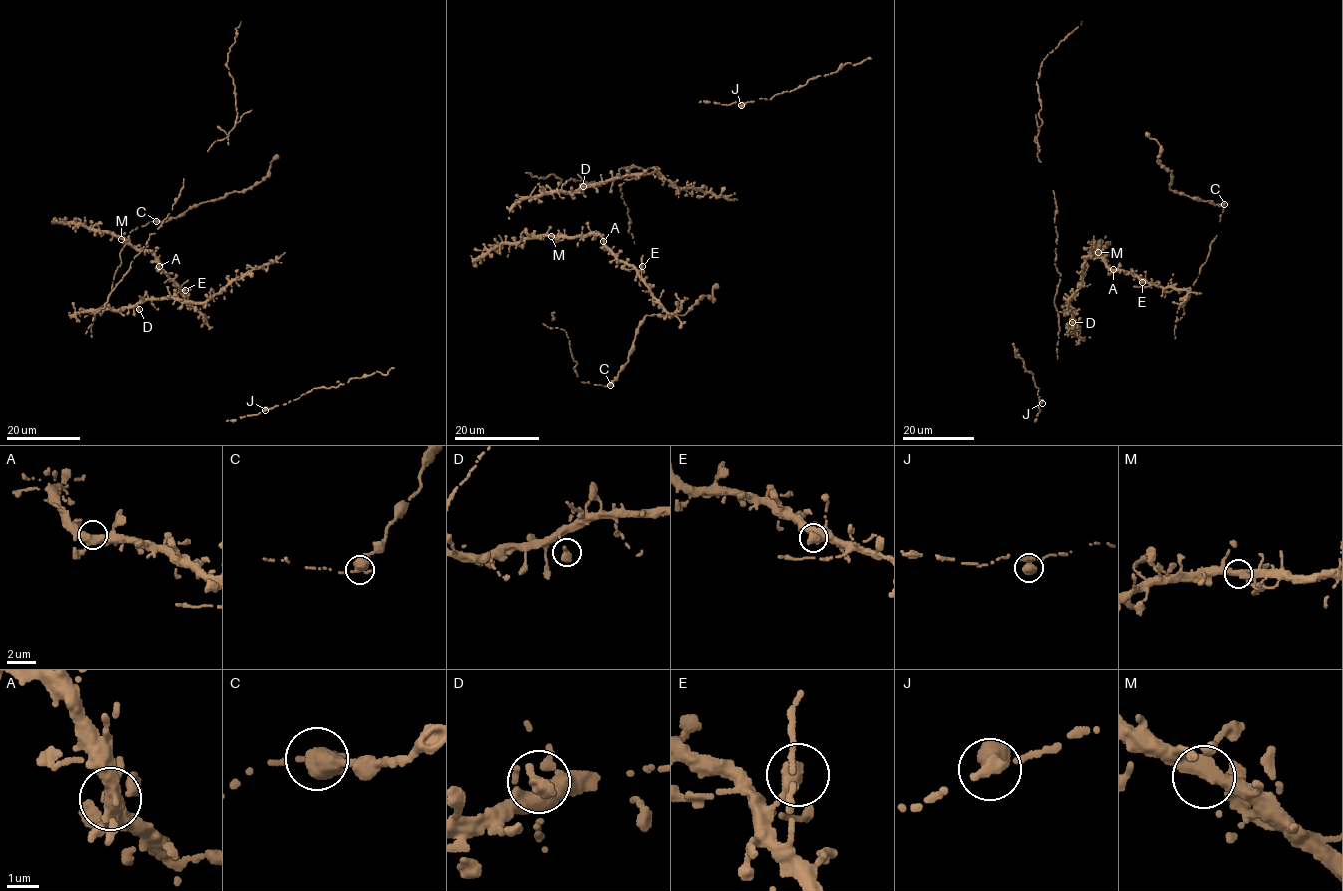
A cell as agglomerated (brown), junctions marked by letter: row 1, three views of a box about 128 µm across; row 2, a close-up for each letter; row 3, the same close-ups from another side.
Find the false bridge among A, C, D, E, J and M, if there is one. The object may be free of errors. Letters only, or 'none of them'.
C

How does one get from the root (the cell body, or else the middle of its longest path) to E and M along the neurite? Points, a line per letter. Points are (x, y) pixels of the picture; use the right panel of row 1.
E: (1108, 275), (1123, 270), (1145, 281), (1142, 282)
M: (1108, 275), (1112, 270), (1098, 252)

